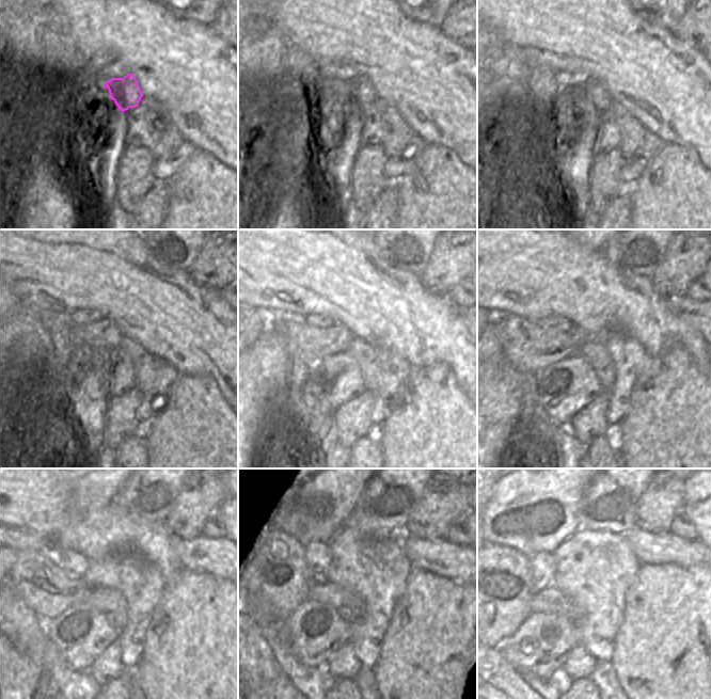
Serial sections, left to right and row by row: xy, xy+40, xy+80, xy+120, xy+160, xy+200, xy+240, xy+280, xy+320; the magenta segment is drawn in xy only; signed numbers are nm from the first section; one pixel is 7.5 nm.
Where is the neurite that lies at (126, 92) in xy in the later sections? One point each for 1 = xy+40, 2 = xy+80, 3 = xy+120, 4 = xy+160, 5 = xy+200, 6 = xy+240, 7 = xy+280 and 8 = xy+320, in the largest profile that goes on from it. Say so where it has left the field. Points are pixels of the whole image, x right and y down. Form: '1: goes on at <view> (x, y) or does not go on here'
1: goes on at xy+40 (360, 90)
2: goes on at xy+80 (593, 89)
3: goes on at xy+120 (105, 334)
4: goes on at xy+160 (306, 347)
5: goes on at xy+200 (530, 347)
6: goes on at xy+240 (46, 589)
7: goes on at xy+280 (265, 588)
8: goes on at xy+320 (499, 594)

